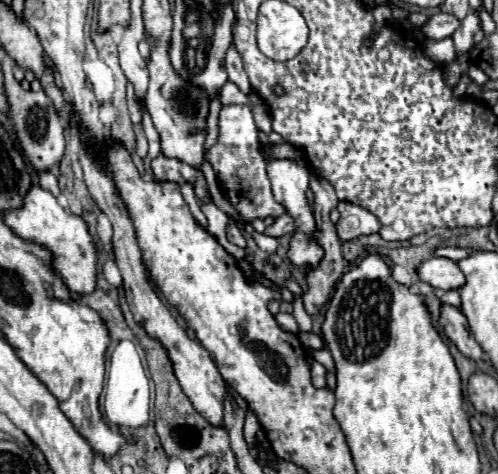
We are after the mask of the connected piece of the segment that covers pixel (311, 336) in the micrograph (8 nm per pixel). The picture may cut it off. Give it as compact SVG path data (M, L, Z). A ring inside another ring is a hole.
M300 331L298 333L298 339L306 345L306 347L310 347L310 349L322 349L324 347L324 341L322 341L322 337L320 335L316 335L316 333L306 333L306 331Z

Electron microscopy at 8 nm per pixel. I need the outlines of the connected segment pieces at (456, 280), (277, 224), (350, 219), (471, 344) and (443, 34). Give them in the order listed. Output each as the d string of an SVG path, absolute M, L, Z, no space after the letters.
M430 257L422 261L418 265L418 277L420 281L426 281L442 291L458 289L464 285L464 273L458 269L454 261L444 257Z
M278 217L270 227L266 227L266 235L270 237L282 237L286 233L292 233L294 231L294 223L292 223L292 217Z
M340 203L340 221L336 223L336 231L340 241L352 241L360 235L370 235L380 231L378 219L364 207L354 205L354 203Z
M442 305L440 307L440 319L438 323L442 325L446 337L470 359L480 361L482 359L482 349L476 343L476 339L472 337L472 333L468 331L468 321L464 319L464 315L452 307L452 305Z
M440 11L428 17L428 21L420 27L420 31L426 35L426 39L446 39L458 29L458 25L460 25L458 19L452 19L452 15Z

